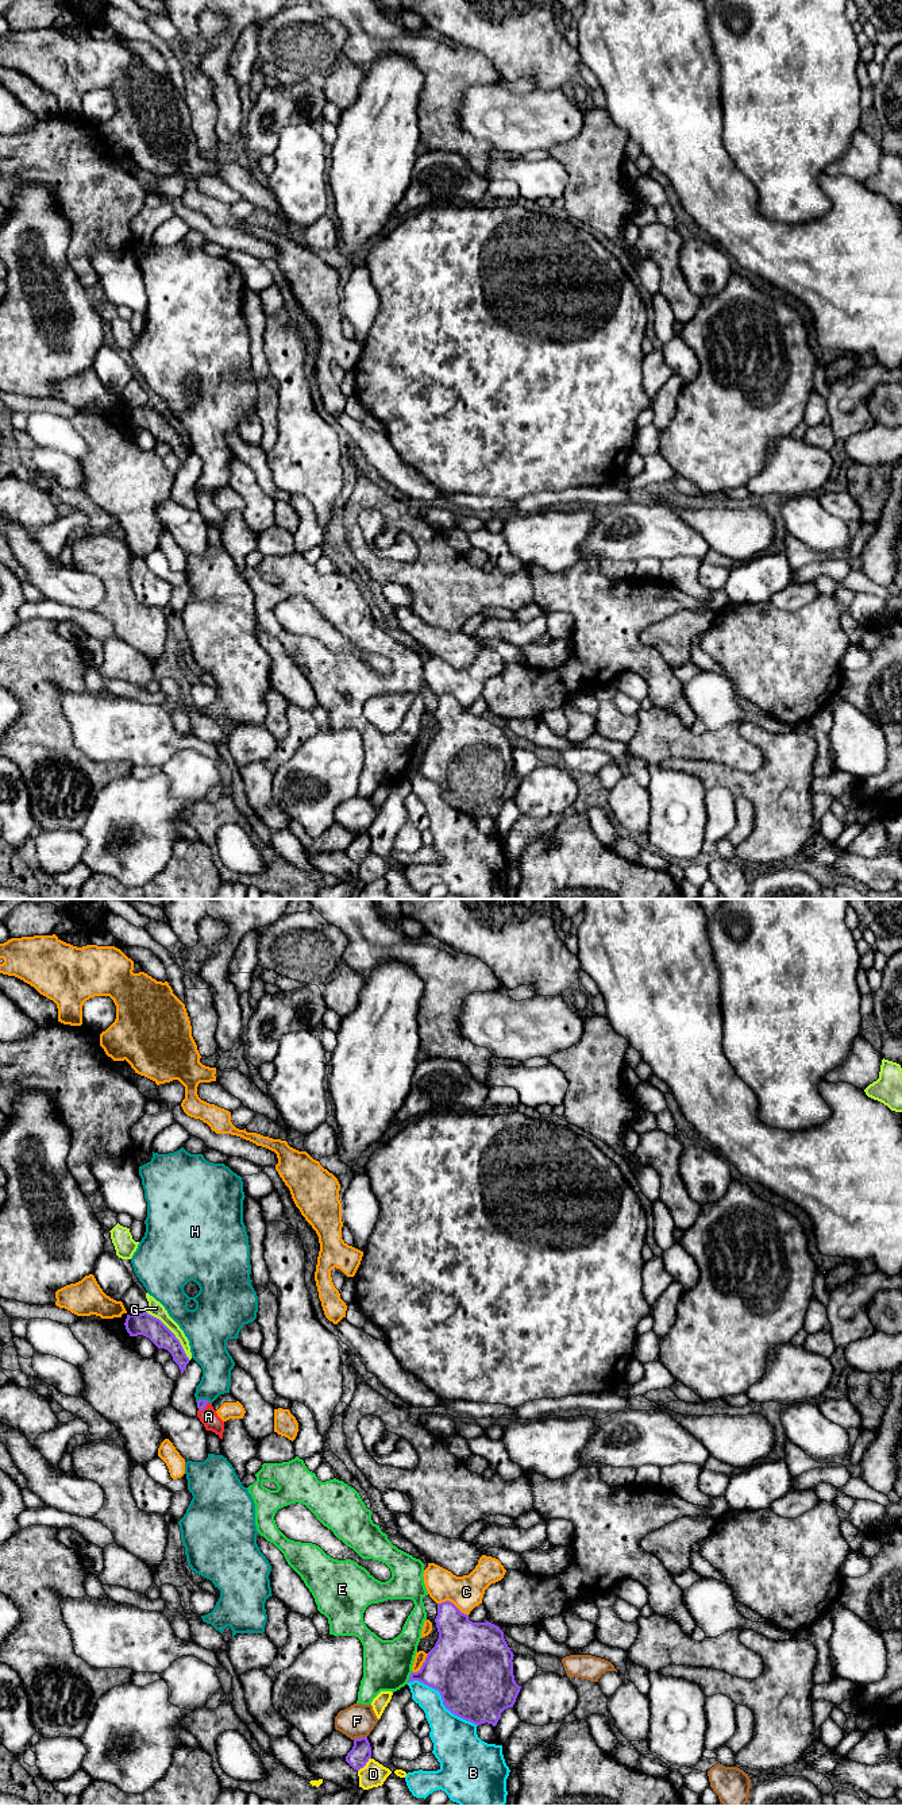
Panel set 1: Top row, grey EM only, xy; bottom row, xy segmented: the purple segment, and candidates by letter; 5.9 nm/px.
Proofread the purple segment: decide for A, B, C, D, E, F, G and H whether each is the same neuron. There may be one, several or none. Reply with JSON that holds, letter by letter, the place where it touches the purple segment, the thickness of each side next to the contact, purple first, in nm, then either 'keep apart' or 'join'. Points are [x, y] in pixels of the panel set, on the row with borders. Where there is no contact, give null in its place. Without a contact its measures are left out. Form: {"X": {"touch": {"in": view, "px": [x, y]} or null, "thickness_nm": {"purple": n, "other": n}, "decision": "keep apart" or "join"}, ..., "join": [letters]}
{"A": {"touch": {"in": "xy", "px": [204, 1408]}, "thickness_nm": {"purple": 60, "other": 100}, "decision": "join"}, "B": {"touch": {"in": "xy", "px": [442, 1698]}, "thickness_nm": {"purple": 480, "other": 260}, "decision": "keep apart"}, "C": {"touch": {"in": "xy", "px": [451, 1602]}, "thickness_nm": {"purple": 280, "other": 200}, "decision": "keep apart"}, "D": {"touch": {"in": "xy", "px": [365, 1764]}, "thickness_nm": {"purple": 120, "other": 150}, "decision": "keep apart"}, "E": {"touch": {"in": "xy", "px": [409, 1677]}, "thickness_nm": {"purple": 320, "other": 280}, "decision": "keep apart"}, "F": {"touch": {"in": "xy", "px": [361, 1737]}, "thickness_nm": {"purple": 120, "other": 200}, "decision": "keep apart"}, "G": {"touch": {"in": "xy", "px": [173, 1334]}, "thickness_nm": {"purple": 130, "other": 90}, "decision": "keep apart"}, "H": {"touch": {"in": "xy", "px": [203, 1400]}, "thickness_nm": {"purple": 60, "other": 190}, "decision": "keep apart"}, "join": ["A"]}

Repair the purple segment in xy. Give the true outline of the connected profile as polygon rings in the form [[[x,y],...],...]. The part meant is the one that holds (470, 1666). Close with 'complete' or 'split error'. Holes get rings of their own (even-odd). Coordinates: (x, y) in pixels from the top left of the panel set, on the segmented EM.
[[[450,1601],[437,1604],[435,1622],[439,1639],[421,1668],[410,1674],[408,1683],[419,1680],[437,1690],[446,1709],[466,1721],[496,1726],[501,1713],[513,1707],[521,1689],[514,1680],[514,1655],[504,1639],[504,1632],[489,1621],[470,1621],[469,1616]]]; complete

